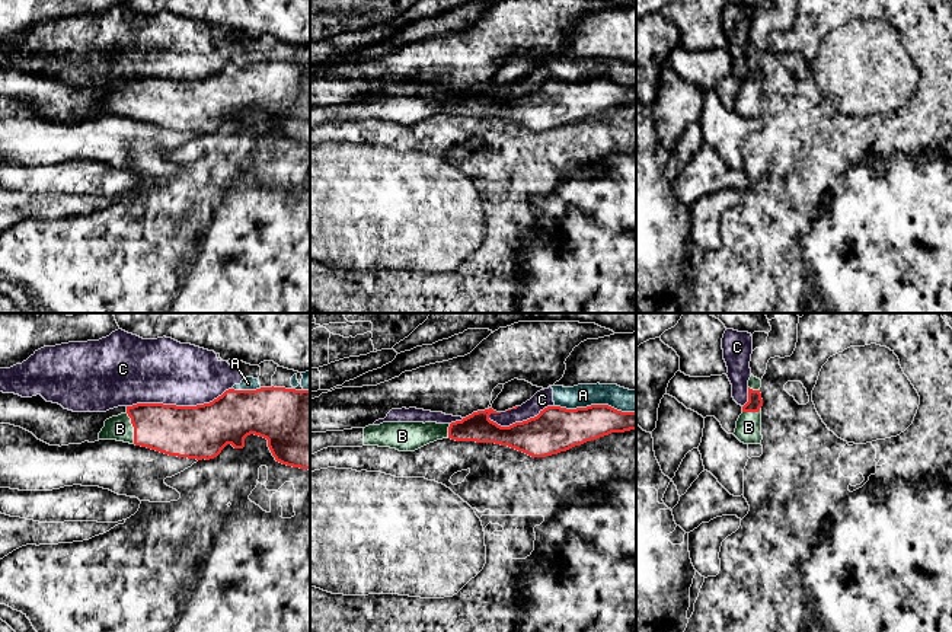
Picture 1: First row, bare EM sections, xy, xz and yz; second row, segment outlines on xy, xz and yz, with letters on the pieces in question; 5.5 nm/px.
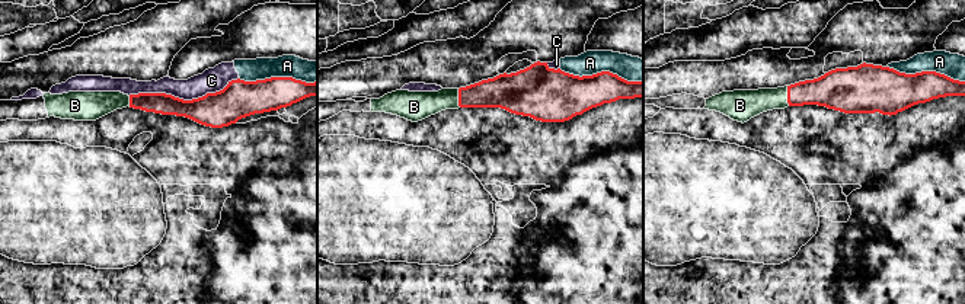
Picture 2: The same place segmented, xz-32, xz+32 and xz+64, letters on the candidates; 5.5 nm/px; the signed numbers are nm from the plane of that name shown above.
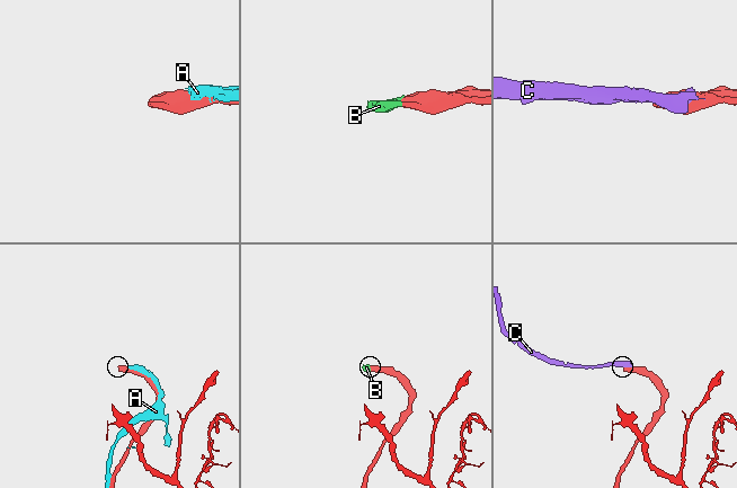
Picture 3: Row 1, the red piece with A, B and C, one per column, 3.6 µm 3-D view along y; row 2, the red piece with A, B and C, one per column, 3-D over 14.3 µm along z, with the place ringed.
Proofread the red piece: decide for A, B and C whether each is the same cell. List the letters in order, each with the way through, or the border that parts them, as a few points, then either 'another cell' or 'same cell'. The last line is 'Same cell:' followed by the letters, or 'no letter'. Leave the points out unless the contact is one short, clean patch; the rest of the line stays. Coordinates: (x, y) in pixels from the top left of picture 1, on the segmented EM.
A: another cell
B: across xy (173, 430), (134, 428), (120, 428) | same cell
C: another cell
Same cell: B

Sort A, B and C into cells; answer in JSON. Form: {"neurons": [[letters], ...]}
{"neurons": [["A", "C"], ["B"]]}

